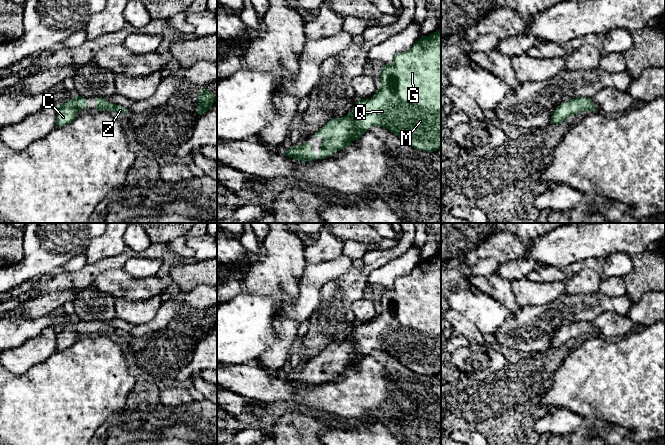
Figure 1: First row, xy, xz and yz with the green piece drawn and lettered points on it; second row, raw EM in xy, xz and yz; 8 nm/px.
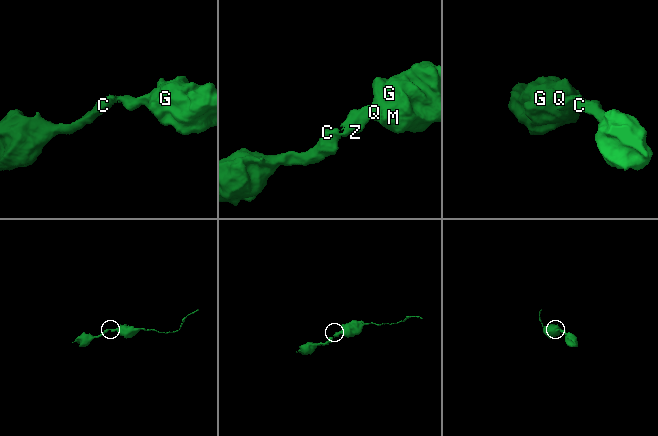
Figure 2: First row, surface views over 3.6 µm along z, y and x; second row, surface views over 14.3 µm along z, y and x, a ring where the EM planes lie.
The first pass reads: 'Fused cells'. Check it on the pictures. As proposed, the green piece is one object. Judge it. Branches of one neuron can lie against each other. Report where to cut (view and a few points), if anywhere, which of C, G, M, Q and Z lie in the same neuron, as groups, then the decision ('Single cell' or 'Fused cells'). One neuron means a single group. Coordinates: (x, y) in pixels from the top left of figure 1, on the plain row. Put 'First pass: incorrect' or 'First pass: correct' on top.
First pass: incorrect
No split. Groups: C G M Q Z. Single cell

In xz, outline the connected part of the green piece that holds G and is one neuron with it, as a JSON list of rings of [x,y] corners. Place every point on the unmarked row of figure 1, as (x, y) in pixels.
[[[441,253],[437,254],[433,258],[429,260],[422,260],[419,262],[419,264],[413,269],[413,271],[407,275],[407,276],[401,276],[398,277],[394,280],[393,286],[390,289],[384,289],[381,295],[381,300],[380,300],[380,306],[381,310],[377,314],[376,318],[371,322],[371,323],[359,323],[354,331],[349,335],[349,337],[342,341],[342,342],[333,342],[329,346],[325,348],[324,351],[322,351],[315,359],[314,361],[322,361],[323,366],[320,369],[320,378],[317,379],[315,376],[311,375],[311,370],[307,366],[305,366],[302,370],[294,370],[293,372],[290,372],[284,377],[286,380],[289,382],[293,382],[295,384],[299,384],[302,386],[305,385],[312,385],[316,383],[325,383],[331,380],[333,376],[340,375],[344,373],[345,371],[351,369],[350,367],[354,364],[357,365],[359,362],[367,355],[369,355],[372,351],[374,350],[381,350],[392,357],[394,357],[396,360],[398,360],[400,363],[402,363],[404,366],[409,368],[411,371],[417,373],[417,374],[423,374],[426,376],[433,376],[437,375],[438,373],[441,372]]]

